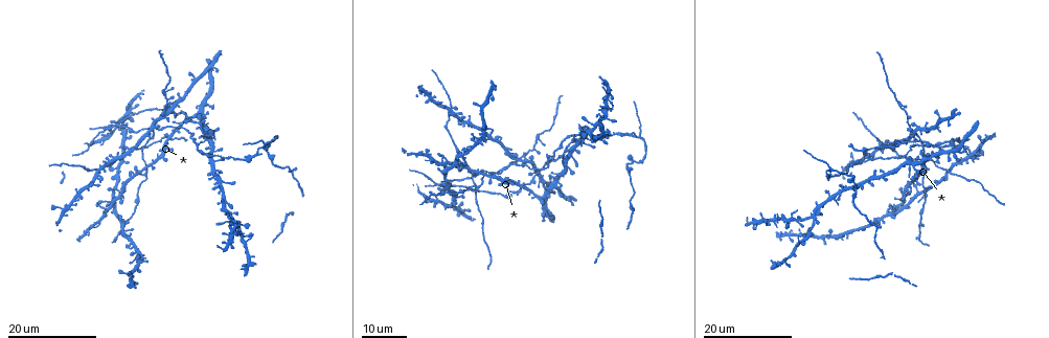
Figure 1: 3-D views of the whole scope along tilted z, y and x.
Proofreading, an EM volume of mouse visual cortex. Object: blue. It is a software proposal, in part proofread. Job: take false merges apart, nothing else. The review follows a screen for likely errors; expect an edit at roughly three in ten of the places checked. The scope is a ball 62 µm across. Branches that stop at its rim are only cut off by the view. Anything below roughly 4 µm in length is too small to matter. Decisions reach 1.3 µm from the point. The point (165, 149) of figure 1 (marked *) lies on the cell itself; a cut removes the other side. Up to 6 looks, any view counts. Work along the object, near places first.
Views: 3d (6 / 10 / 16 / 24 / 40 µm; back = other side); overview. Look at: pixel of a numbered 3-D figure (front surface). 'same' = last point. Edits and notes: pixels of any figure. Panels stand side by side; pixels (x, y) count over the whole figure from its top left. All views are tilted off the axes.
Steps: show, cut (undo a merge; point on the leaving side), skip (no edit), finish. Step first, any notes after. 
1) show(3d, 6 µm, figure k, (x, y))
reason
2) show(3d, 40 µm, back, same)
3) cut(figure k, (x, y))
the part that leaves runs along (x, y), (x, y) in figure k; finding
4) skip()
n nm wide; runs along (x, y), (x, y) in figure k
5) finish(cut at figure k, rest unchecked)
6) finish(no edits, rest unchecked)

show(3d, 16 µm, figure 1, (110, 208))

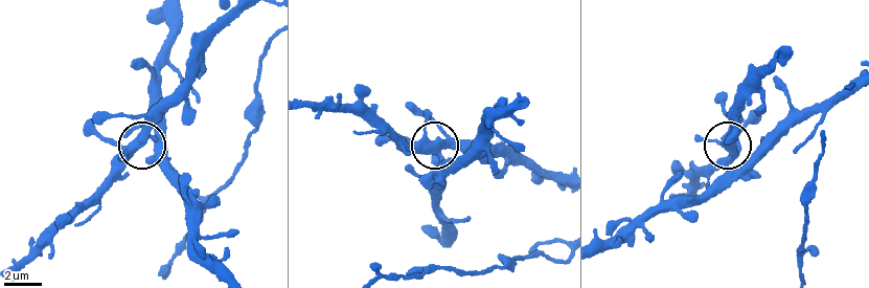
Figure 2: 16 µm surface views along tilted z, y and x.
show(3d, 6 µm, figure 2, (439, 154))

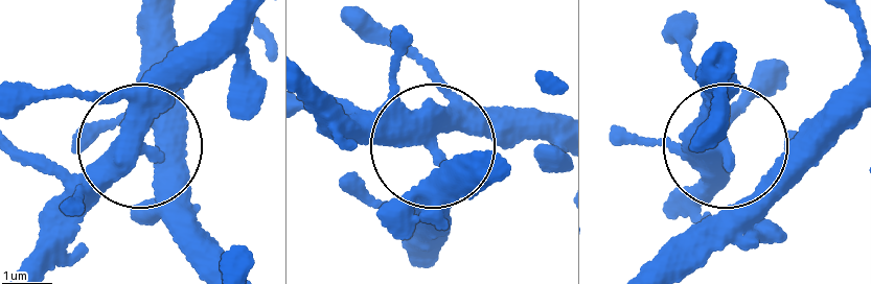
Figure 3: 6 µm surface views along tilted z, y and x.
skip()
all the same cell

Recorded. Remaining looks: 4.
show(3d, 16 µm, figure 1, (921, 145))

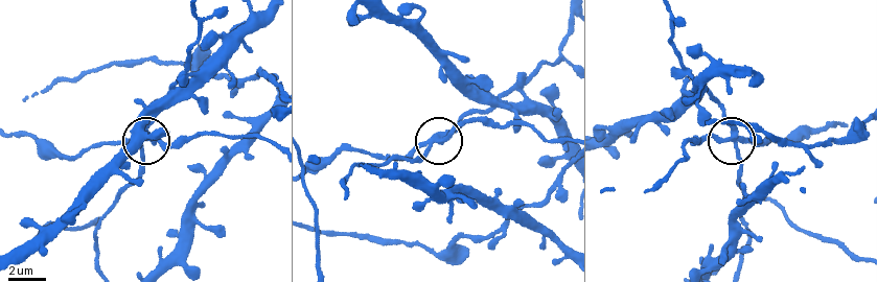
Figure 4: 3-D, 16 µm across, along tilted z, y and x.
show(3d, 6 µm, figure 4, (728, 140))

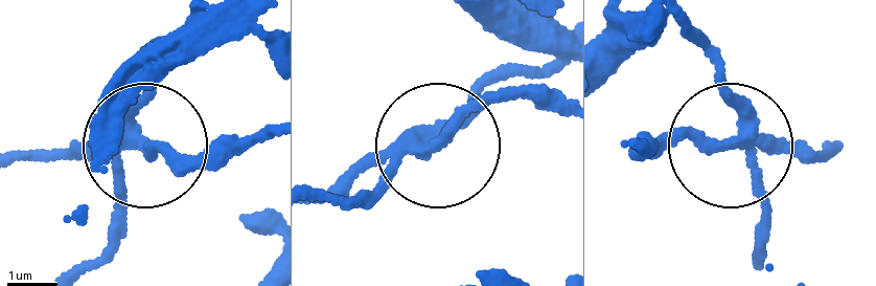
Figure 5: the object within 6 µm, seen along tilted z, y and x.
cut(figure 5, (806, 158))
side arm 70 µm; 4 arms; two cells meet here

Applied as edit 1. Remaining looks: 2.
show(3d, 16 µm, figure 1, (526, 160))
four-way junction

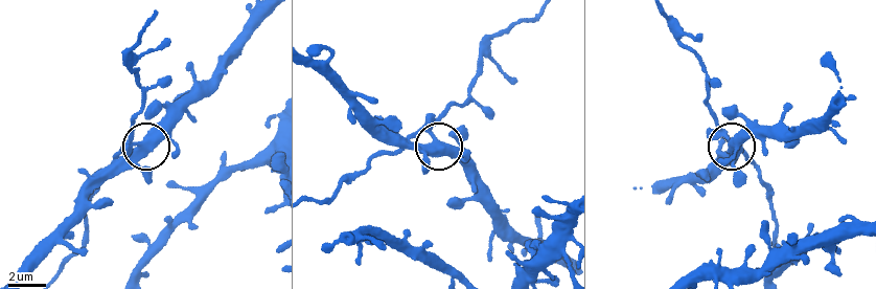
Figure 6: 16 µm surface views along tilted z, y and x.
show(3d, 6 µm, figure 6, (438, 138))

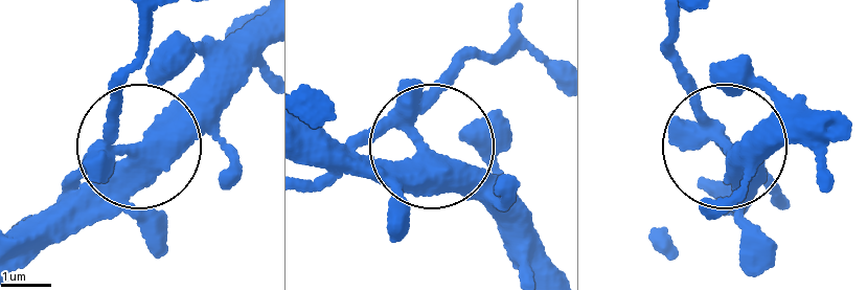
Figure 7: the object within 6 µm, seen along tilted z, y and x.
skip()
continuous, no second cell

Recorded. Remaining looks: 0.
finish(cut at figure 5, rest unchecked)

